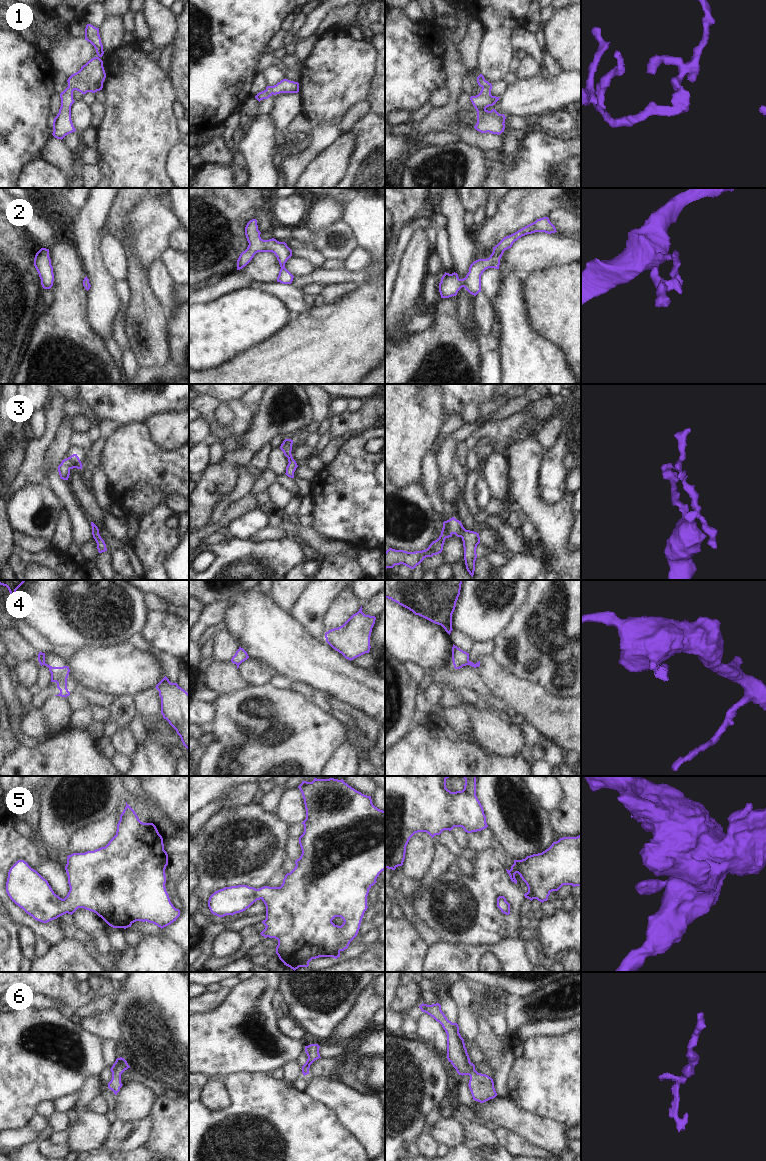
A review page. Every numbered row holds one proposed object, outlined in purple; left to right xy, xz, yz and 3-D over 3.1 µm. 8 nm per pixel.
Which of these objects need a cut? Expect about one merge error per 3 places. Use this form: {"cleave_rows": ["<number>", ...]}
{"cleave_rows": ["4"]}

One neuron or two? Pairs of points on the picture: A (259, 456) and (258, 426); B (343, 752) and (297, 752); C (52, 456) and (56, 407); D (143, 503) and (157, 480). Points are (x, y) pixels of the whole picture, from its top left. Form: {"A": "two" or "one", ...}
{"A": "two", "B": "two", "C": "two", "D": "one"}

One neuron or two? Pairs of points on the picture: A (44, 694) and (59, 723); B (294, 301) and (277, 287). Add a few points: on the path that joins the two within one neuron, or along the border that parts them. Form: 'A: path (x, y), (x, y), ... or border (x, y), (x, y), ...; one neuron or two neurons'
A: border (65, 697), (50, 696), (40, 708); two neurons
B: path (290, 297), (281, 291); one neuron

